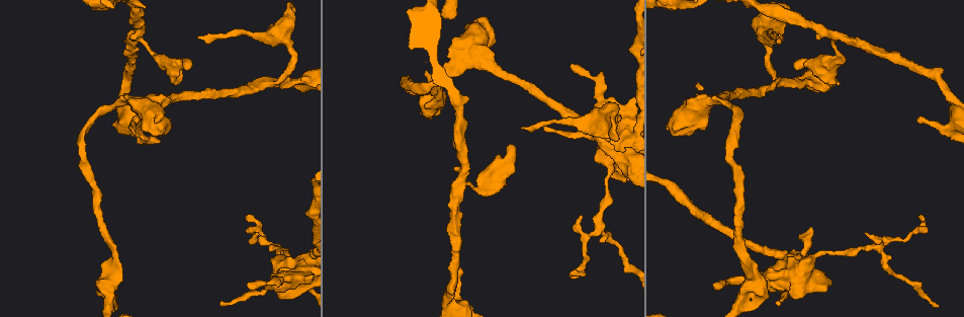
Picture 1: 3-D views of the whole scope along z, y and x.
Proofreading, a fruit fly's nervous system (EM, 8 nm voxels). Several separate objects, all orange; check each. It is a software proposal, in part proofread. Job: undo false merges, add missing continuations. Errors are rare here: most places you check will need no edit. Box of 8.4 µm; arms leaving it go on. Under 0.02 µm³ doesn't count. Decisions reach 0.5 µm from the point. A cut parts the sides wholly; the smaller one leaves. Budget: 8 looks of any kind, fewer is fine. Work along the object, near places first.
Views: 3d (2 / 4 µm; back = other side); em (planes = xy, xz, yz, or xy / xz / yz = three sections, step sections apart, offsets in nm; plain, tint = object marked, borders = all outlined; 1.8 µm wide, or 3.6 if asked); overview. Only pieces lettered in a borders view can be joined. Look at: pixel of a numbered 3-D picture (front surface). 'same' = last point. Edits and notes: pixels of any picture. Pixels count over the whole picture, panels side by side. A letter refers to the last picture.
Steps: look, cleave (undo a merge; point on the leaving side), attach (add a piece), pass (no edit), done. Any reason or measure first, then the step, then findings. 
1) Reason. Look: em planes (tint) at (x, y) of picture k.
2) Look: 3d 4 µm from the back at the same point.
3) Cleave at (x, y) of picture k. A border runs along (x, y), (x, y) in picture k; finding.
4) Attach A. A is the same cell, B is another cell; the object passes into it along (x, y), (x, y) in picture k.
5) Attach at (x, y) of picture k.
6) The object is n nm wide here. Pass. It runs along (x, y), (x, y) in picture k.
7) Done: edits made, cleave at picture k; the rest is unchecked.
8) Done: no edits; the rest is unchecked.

Free end. Look: 3d 2 µm at (246, 218) of picture 1.

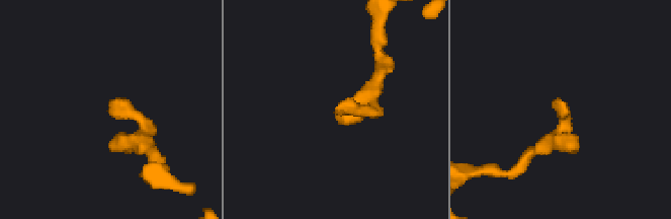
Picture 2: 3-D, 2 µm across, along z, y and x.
Need the tissue. Look: em yz step 8 (borders) at (110, 106) of picture 2.

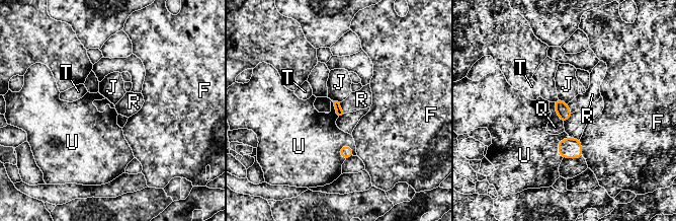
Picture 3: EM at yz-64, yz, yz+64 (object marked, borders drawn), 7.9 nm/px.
Look: em planes (borders) at the same point.

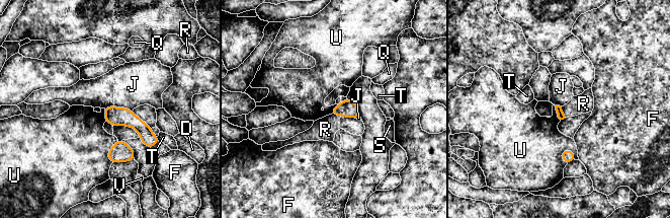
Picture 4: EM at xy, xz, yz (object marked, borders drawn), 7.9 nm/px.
Pass. D, F, J, Q, R, S, T, U and V are other cells; none of them fits.

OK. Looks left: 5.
An open end. Look: em xz step 4 (borders) at (834, 83) of picture 1.

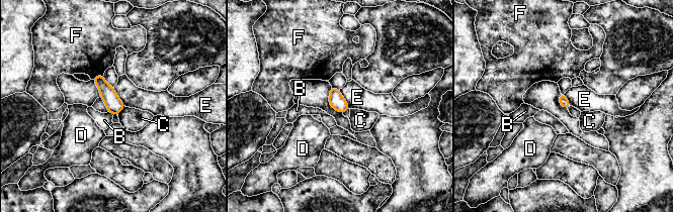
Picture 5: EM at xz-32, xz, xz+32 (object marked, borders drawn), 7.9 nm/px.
Pass. B, C, D, E and F are other cells; a border runs along (113, 88), (117, 97), (125, 106) in picture 5; none of them fits.

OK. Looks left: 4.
An open end. Look: 3d 4 µm at (571, 64) of picture 1.

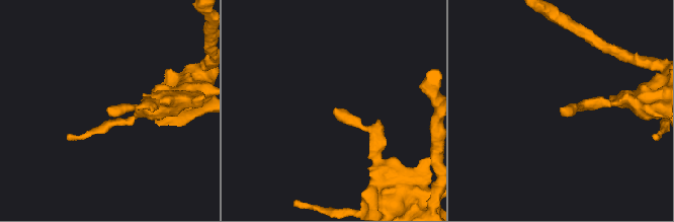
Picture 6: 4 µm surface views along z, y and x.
Now the EM. Look: em planes (borders) at (107, 109) of picture 6.

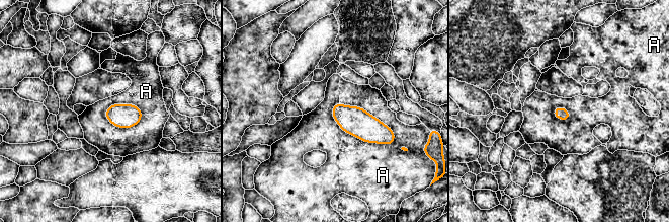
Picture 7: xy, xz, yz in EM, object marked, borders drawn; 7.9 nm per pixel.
The object is 100 nm wide here. Pass. A is another cell; a border runs along (333, 105), (362, 107), (395, 141) in picture 7; none of them fits.

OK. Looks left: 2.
A fork. Look: em planes (borders) at (751, 276) of picture 1.

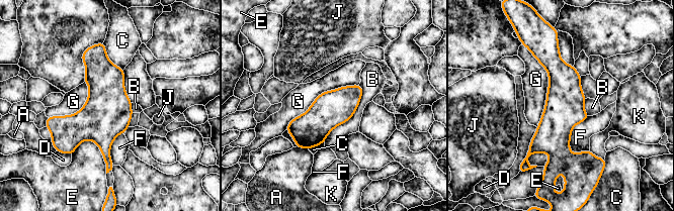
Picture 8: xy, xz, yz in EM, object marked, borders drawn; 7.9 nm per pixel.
Pass. A, B, C, D, E, F, G, J and K are other cells; a border runs along (524, 44), (548, 74), (536, 127) in picture 8; continuous, no second neuron.

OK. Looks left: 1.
Done: no edits; the rest is unchecked.

